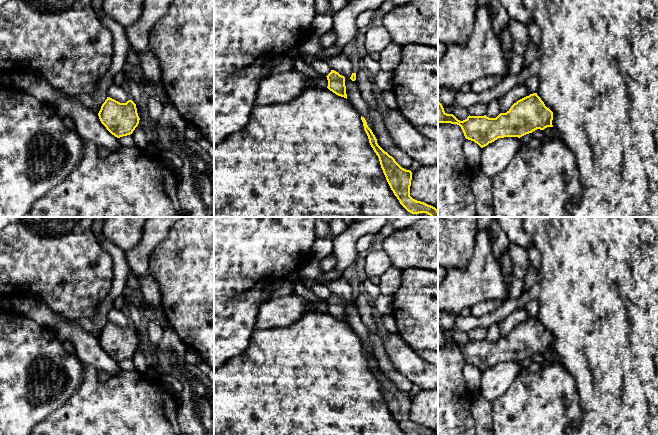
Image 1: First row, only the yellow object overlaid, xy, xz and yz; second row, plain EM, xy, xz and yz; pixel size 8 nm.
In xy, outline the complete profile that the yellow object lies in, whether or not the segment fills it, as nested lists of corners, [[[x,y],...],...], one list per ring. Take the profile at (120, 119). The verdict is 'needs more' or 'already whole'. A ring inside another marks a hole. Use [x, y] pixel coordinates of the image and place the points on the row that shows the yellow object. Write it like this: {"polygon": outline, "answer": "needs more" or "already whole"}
{"polygon": [[[110,97],[102,104],[98,116],[106,129],[117,138],[132,134],[140,120],[132,100],[120,103]]], "answer": "already whole"}

